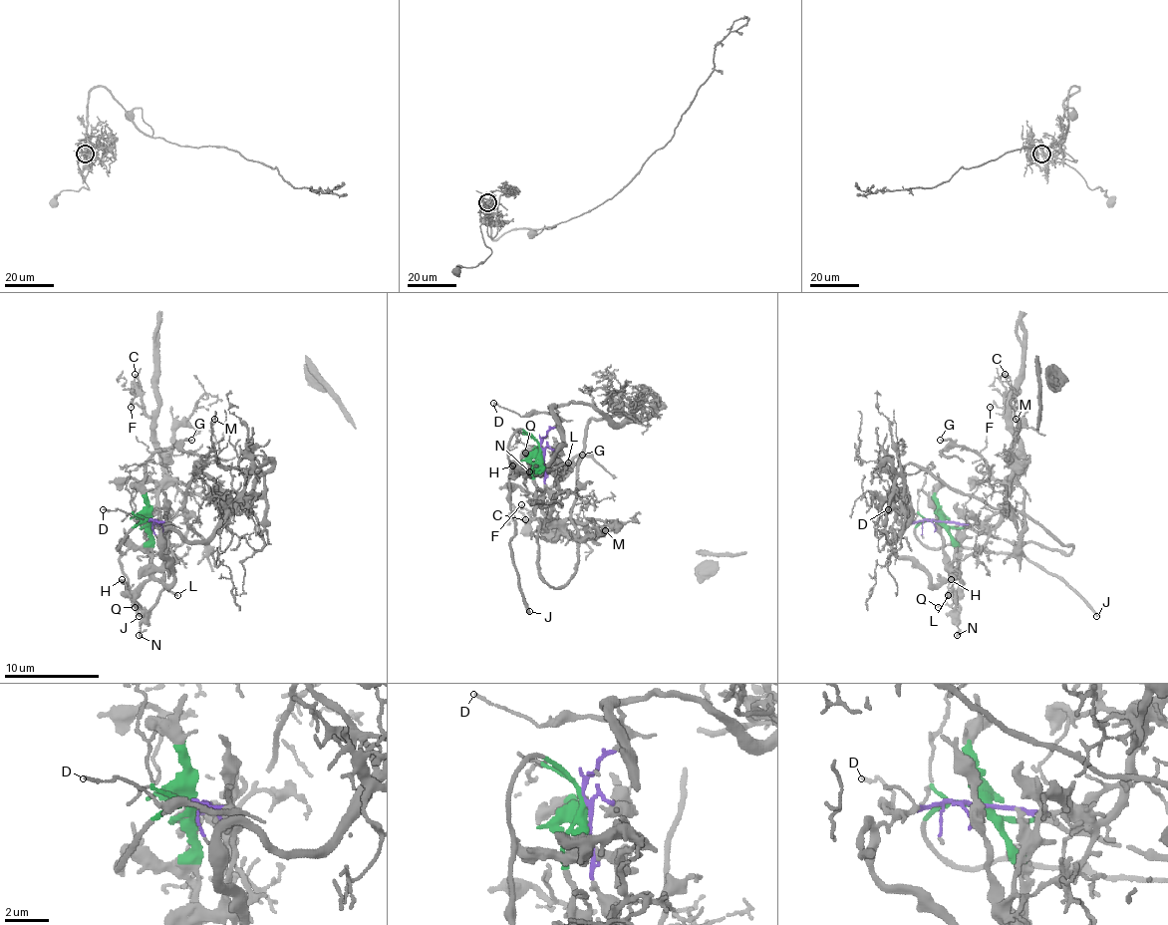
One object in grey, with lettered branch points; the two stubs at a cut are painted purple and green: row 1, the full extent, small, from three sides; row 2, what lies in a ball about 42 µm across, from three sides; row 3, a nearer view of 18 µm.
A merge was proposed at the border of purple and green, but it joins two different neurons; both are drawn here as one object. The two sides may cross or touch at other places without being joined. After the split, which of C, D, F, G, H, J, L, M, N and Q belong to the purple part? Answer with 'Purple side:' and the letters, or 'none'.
Purple side: C, D, F, G, M

